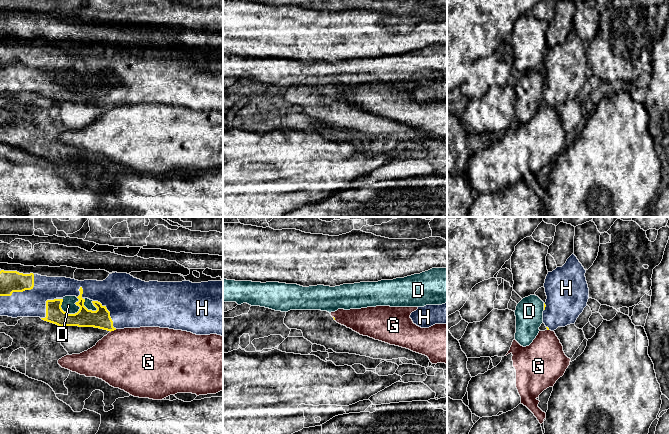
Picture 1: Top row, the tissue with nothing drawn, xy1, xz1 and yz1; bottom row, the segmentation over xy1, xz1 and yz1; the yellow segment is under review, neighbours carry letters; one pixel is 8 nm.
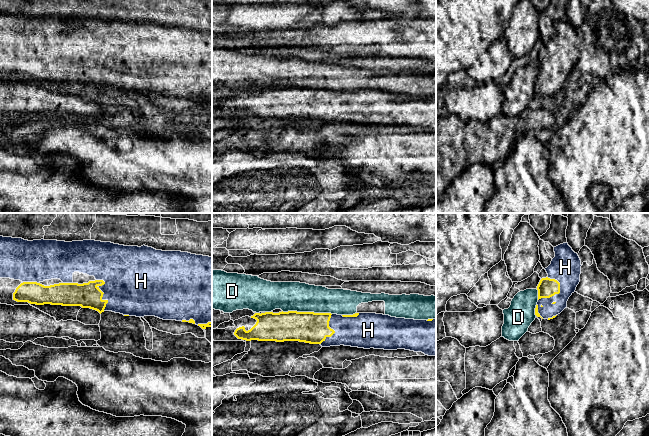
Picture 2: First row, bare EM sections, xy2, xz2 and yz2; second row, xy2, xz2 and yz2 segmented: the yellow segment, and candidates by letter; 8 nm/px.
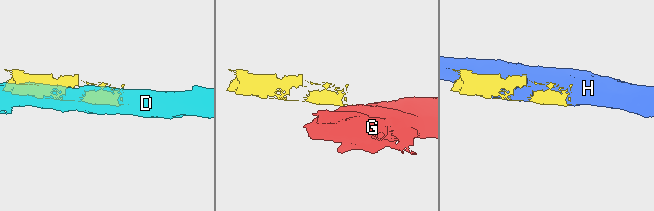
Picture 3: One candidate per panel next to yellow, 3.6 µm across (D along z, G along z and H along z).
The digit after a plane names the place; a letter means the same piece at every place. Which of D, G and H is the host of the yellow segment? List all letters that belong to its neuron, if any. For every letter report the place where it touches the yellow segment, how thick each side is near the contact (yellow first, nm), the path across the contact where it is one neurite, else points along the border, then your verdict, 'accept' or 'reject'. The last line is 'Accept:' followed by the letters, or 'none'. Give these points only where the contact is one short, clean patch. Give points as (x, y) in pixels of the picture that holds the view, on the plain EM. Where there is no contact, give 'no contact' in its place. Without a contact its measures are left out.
D: contact xz2 (307, 88); calibres 260 and 240 nm; reject
G: contact xy1 (113, 106); calibres 150 and 480 nm; border xy1 (116, 105), (110, 108); reject
H: contact xy1 (22, 67); calibres 180 and 220 nm; accept
Accept: H

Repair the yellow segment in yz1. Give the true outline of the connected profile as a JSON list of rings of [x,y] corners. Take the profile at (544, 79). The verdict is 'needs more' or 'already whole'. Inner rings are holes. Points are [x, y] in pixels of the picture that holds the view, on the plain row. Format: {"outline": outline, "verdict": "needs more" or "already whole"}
{"outline": [[[574,30],[562,43],[548,48],[544,59],[547,75],[543,87],[543,99],[547,106],[575,100],[589,75],[585,49]]], "verdict": "needs more"}

